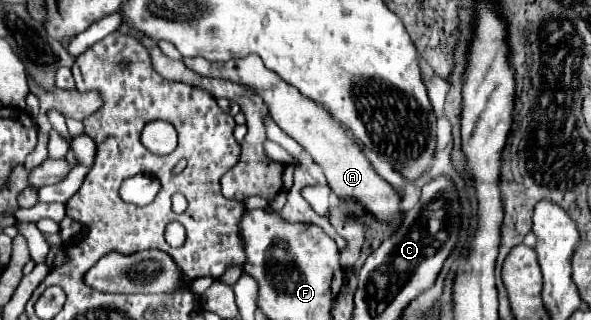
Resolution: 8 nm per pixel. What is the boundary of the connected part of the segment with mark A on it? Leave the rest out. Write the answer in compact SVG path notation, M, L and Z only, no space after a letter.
M248 55L244 59L226 61L226 63L210 63L210 61L192 63L192 59L184 59L184 65L200 75L230 79L258 91L264 97L270 115L278 123L278 127L286 131L294 141L298 141L312 155L312 159L324 169L324 175L330 187L334 189L334 193L340 199L354 199L354 201L358 199L358 203L362 203L378 221L388 225L386 227L388 231L392 231L390 229L392 221L402 217L398 211L400 197L396 195L396 191L374 171L374 167L364 157L362 149L352 139L348 139L344 129L340 129L324 109L320 109L312 99L300 95L298 89L290 87L288 83L282 83L282 79L274 71L268 71L264 67L258 55Z

